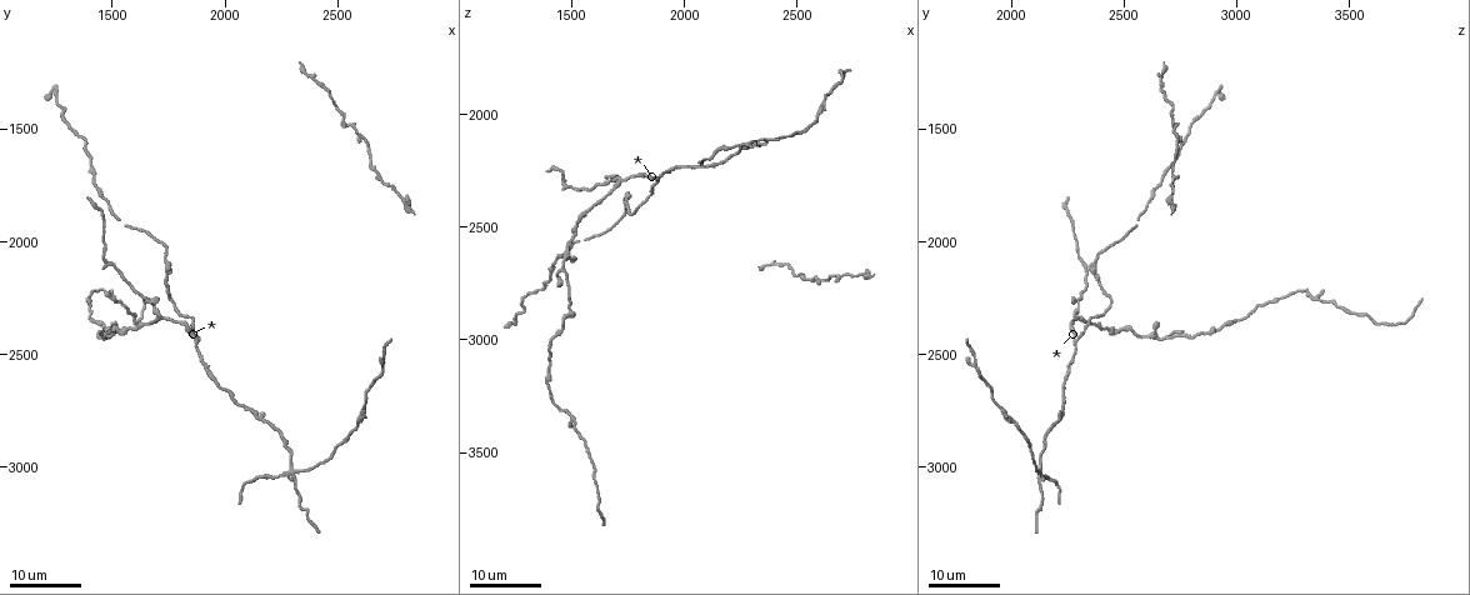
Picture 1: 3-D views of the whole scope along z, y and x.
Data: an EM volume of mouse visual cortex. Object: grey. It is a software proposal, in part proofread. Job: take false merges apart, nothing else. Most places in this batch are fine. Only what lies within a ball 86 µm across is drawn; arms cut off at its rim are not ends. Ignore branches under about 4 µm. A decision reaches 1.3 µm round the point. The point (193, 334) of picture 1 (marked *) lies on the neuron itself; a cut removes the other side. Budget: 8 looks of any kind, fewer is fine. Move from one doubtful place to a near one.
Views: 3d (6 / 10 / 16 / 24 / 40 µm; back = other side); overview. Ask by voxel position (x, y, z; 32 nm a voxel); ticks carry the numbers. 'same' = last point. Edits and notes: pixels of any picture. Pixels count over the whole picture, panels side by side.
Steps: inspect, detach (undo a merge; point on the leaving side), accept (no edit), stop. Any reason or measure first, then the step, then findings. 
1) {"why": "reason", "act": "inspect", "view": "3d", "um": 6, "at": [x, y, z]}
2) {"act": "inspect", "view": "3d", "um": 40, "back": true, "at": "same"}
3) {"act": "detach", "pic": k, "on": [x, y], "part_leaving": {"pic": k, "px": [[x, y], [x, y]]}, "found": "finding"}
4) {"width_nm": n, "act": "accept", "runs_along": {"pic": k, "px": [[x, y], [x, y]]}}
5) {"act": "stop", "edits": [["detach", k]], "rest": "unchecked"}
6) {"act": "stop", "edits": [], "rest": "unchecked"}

{"why": "three arms meet", "act": "inspect", "view": "3d", "um": 16, "at": [1700, 2330, 2300]}

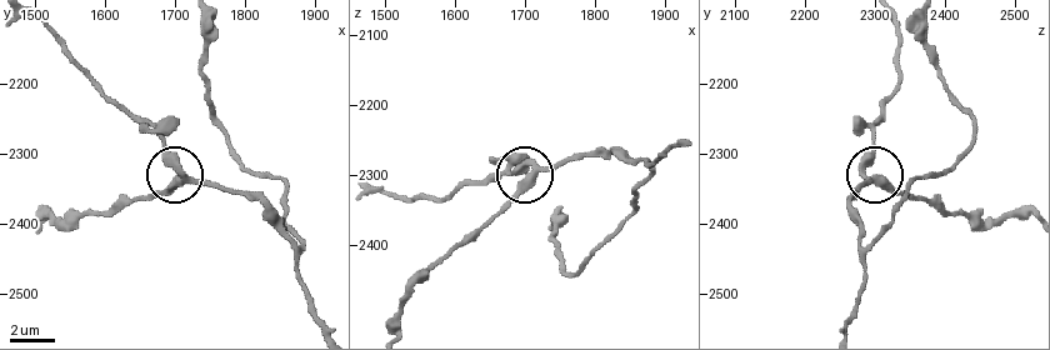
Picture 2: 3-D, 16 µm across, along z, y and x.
{"act": "inspect", "view": "3d", "um": 10, "at": [1705, 2335, 2300]}

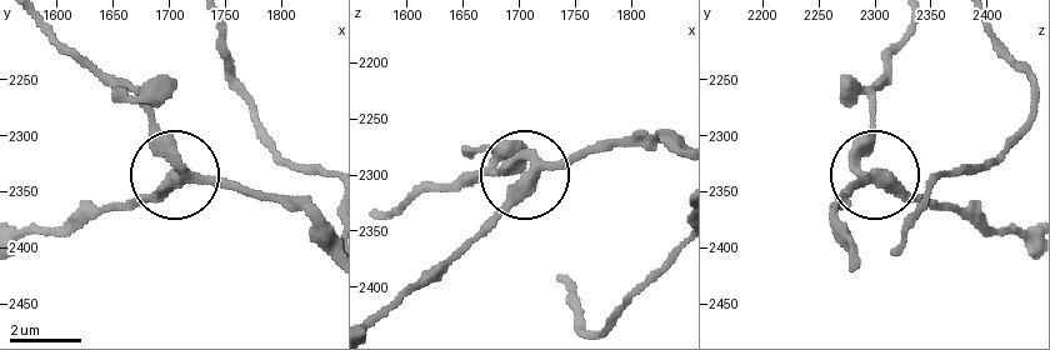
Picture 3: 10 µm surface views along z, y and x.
{"width_nm": 350, "act": "accept", "runs_along": {"pic": 3, "px": [[325, 229], [263, 200], [183, 181], [159, 121], [123, 80]]}, "found": "one neuron here"}

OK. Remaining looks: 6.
{"why": "small branch off a trunk", "act": "inspect", "view": "3d", "um": 24, "at": [2290, 3020, 2120]}

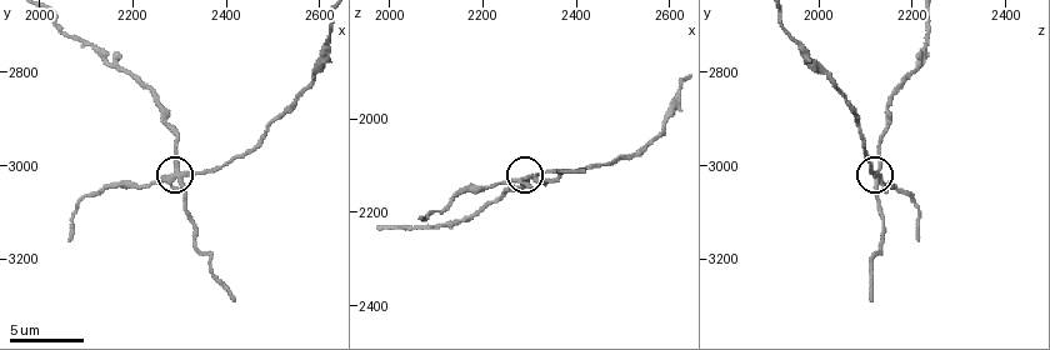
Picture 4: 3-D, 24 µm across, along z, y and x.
{"act": "inspect", "view": "3d", "um": 10, "at": [2285, 3030, 2135]}

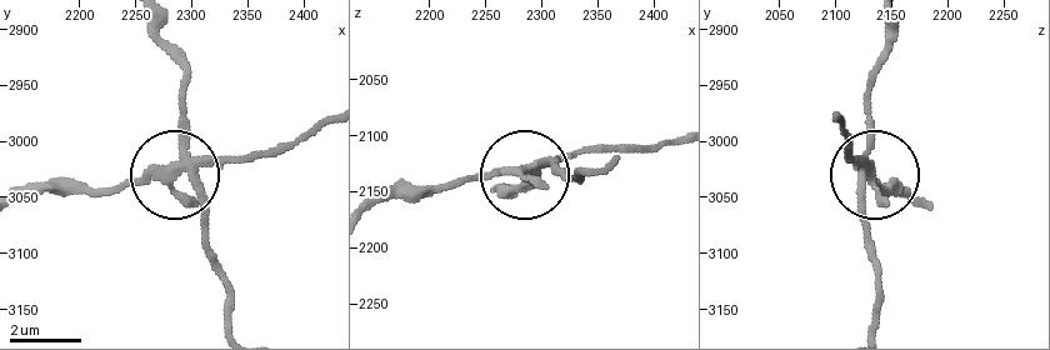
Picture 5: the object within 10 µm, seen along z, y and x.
{"arms": 5, "act": "detach", "pic": 5, "on": [135, 179], "part_leaving": {"pic": 5, "px": [[190, 168], [285, 150], [321, 129]]}, "found": "two neurons meet here"}

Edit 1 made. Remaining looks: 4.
{"why": "side arm on a straight run", "act": "inspect", "view": "3d", "um": 24, "at": [1510, 2250, 3370]}

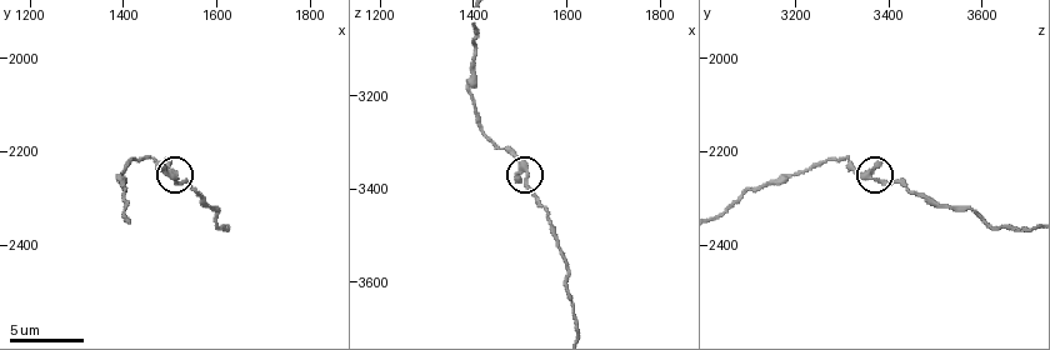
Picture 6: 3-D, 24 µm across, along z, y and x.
{"why": "closer look", "act": "inspect", "view": "3d", "um": 10, "at": [1510, 2250, 3370]}

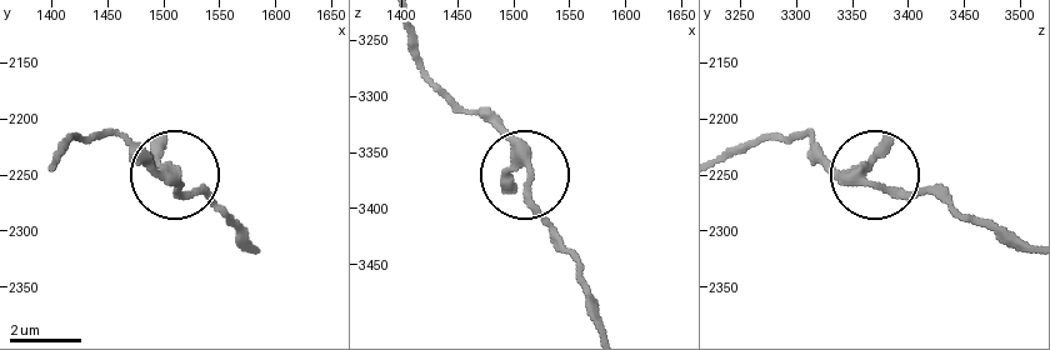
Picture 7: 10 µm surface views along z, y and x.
{"arms": 3, "act": "accept", "found": "continuous, no second neuron"}

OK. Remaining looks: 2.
{"why": "three arms meet", "act": "inspect", "view": "3d", "um": 16, "at": [1260, 1330, 2920]}

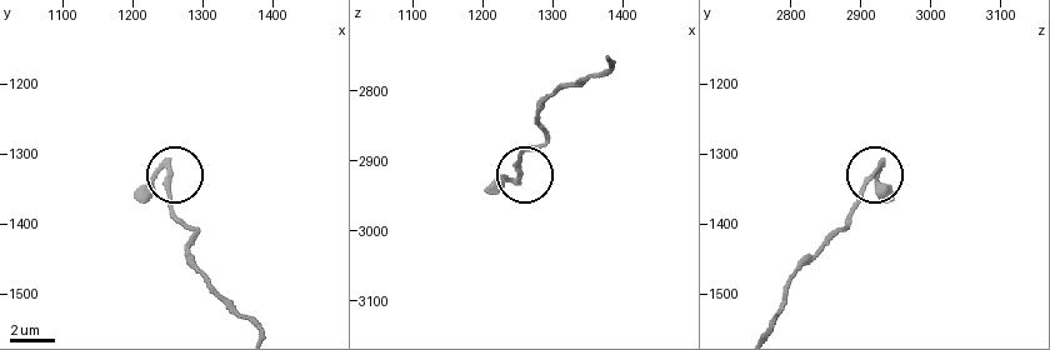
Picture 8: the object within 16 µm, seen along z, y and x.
{"act": "inspect", "view": "3d", "um": 6, "at": [1250, 1340, 2910]}

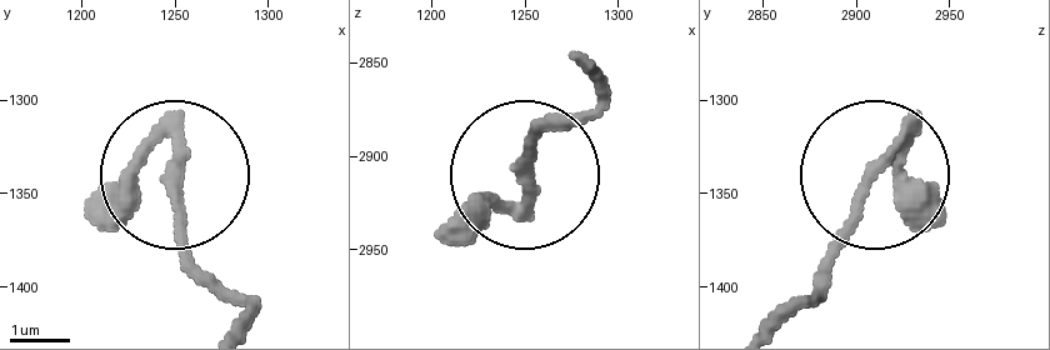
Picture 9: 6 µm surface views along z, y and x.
{"width_nm": 200, "act": "accept", "runs_along": {"pic": 9, "px": [[590, 81], [521, 156], [516, 185], [451, 240]]}, "found": "all the same neuron"}

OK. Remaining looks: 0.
{"act": "stop", "edits": [["detach", 5]], "rest": "unchecked"}

